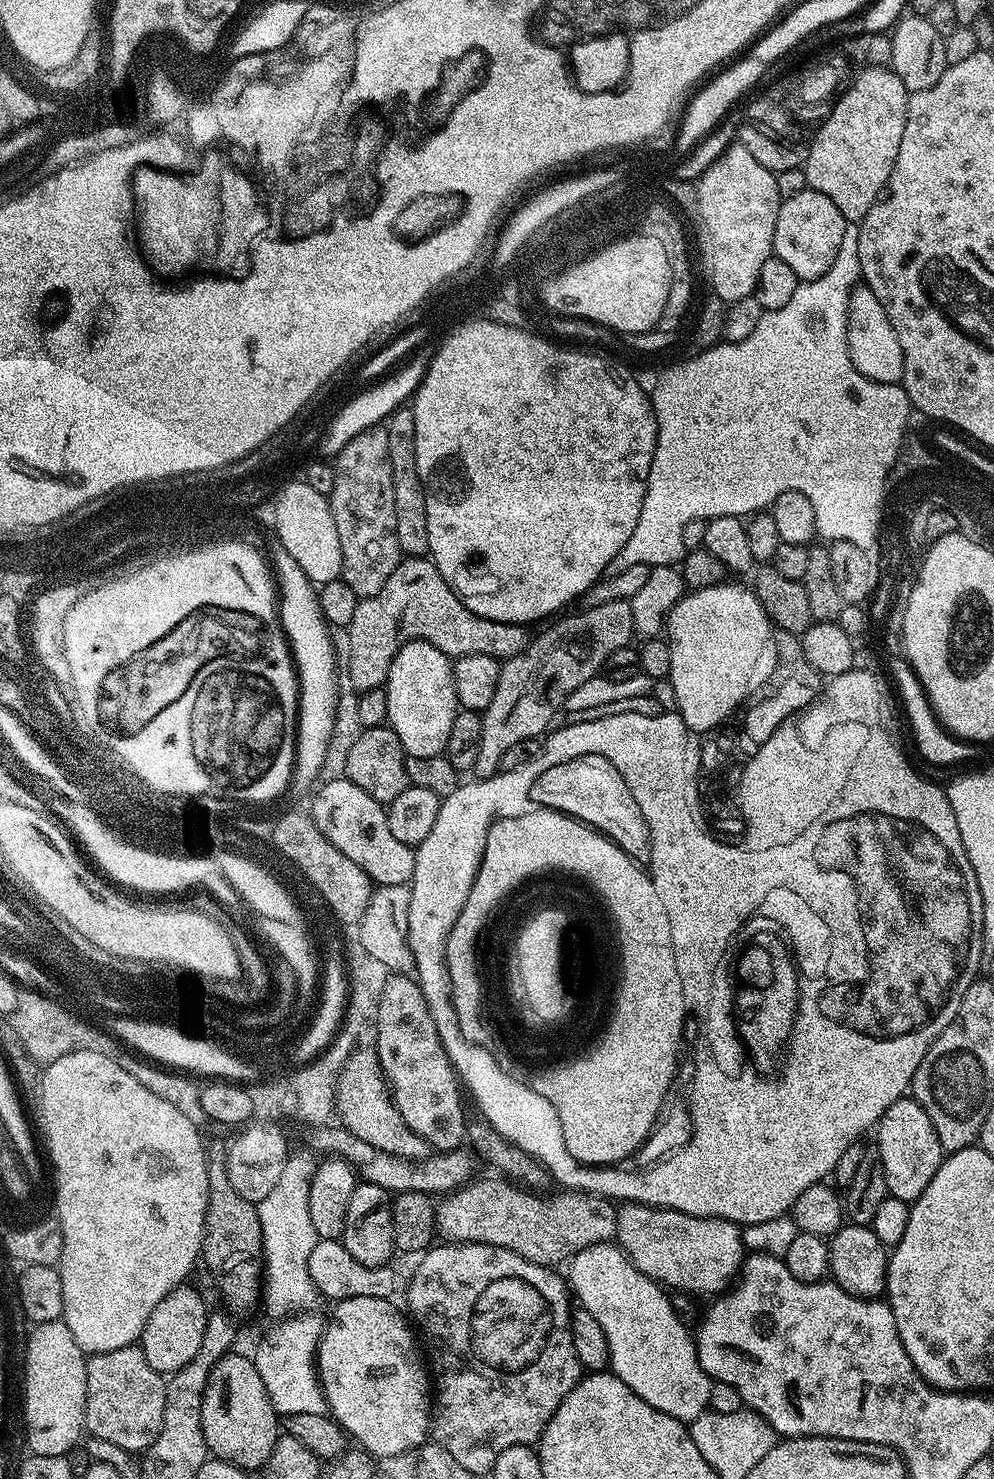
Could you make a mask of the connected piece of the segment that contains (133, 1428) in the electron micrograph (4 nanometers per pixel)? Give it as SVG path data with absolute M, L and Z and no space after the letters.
M139 1343L127 1344L118 1350L94 1352L87 1357L86 1366L86 1414L84 1426L88 1436L97 1436L106 1442L114 1442L114 1446L122 1446L122 1450L133 1454L142 1454L158 1438L158 1430L162 1430L162 1410L166 1410L165 1377L146 1362L146 1354Z

